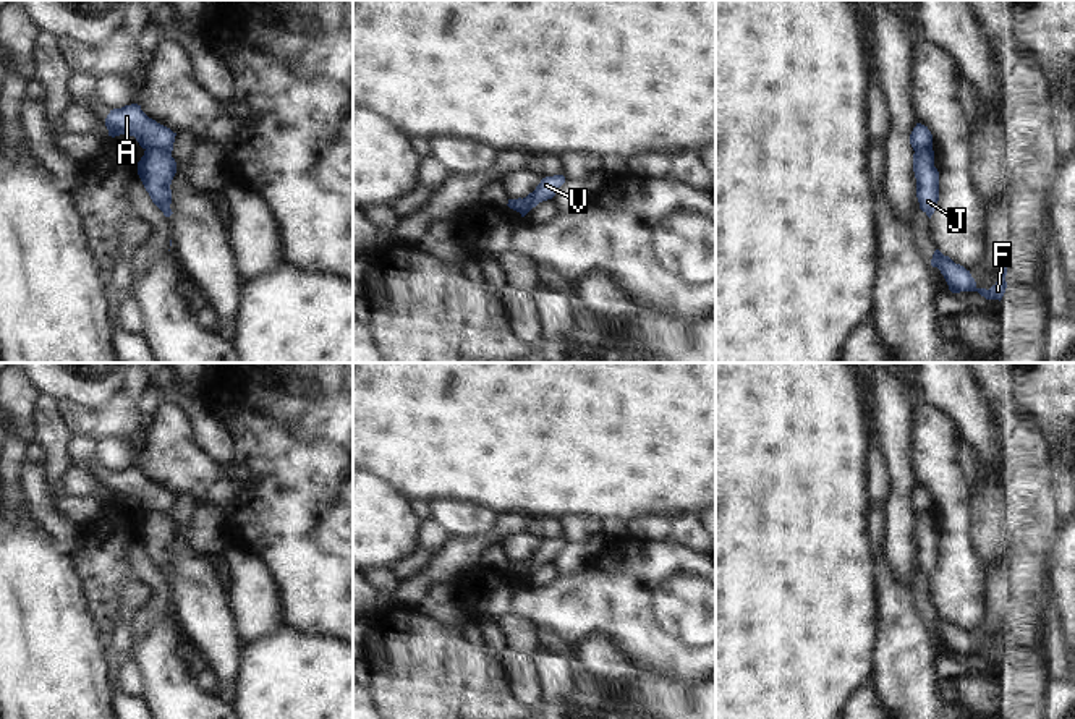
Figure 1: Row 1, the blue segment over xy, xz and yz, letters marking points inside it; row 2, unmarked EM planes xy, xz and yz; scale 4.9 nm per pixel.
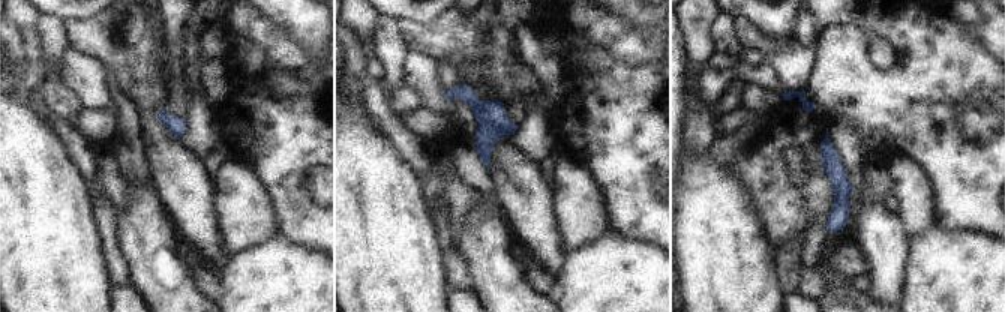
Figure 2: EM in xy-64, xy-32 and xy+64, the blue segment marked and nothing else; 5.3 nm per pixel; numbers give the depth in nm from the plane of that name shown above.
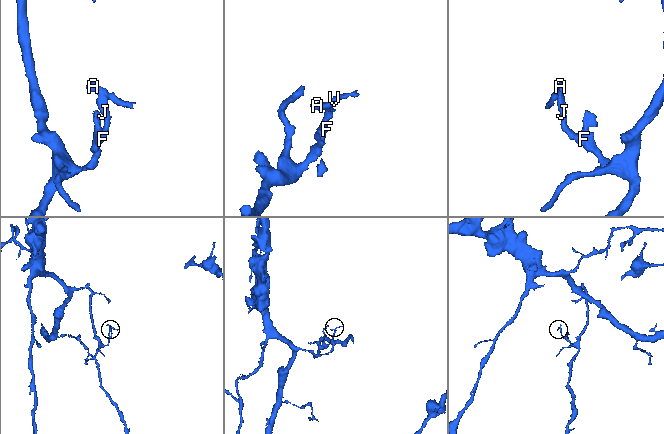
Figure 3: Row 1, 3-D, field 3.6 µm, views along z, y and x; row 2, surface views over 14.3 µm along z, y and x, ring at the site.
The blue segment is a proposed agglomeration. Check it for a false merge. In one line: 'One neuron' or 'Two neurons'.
Two neurons

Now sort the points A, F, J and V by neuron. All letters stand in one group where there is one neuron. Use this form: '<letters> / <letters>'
A V / F J

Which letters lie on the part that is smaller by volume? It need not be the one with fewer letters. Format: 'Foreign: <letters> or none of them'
Foreign: A, V

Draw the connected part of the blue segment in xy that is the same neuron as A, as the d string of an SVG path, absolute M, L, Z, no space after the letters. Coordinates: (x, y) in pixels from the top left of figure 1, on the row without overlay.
M138 466L110 473L105 489L112 500L120 497L134 499L142 512L160 510L170 517L173 513L176 496L149 481Z

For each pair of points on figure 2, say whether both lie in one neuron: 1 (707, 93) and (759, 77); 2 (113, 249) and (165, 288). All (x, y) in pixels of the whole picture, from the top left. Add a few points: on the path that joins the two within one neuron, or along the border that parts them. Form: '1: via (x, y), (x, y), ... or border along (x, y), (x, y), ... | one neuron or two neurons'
1: via (720, 80), (729, 74), (746, 74) | one neuron
2: border along (116, 221), (116, 243), (134, 285) | two neurons

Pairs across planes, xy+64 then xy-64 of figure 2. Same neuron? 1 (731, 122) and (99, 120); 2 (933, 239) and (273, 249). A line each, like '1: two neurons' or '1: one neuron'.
1: one neuron
2: one neuron

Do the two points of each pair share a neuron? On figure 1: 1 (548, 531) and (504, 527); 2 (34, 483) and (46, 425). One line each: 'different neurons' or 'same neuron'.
1: same neuron
2: different neurons

